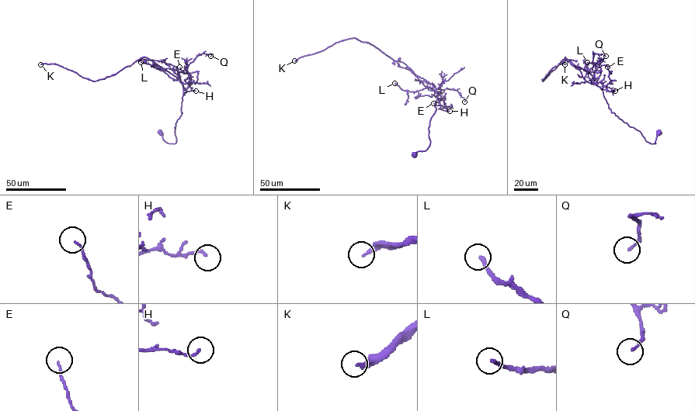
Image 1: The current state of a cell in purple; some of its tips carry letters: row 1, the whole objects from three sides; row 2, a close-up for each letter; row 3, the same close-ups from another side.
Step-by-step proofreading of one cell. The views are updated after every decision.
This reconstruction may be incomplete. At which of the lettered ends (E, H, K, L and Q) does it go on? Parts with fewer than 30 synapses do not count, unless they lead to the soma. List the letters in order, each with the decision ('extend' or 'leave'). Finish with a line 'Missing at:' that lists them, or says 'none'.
E: leave
H: leave
K: extend
L: extend
Q: leave
Missing at: K, L

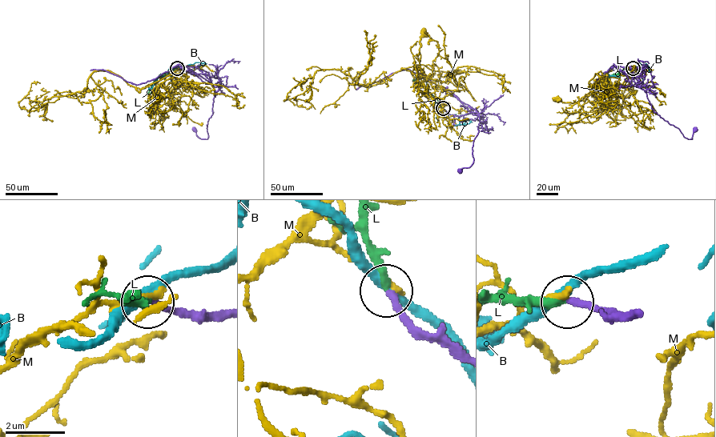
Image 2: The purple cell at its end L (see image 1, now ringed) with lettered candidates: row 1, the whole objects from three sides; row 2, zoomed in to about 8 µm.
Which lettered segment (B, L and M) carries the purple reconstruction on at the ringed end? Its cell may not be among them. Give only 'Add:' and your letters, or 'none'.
Add: L

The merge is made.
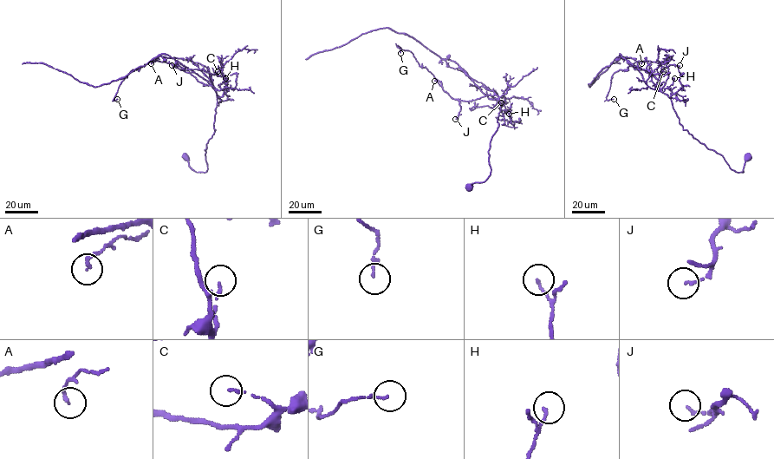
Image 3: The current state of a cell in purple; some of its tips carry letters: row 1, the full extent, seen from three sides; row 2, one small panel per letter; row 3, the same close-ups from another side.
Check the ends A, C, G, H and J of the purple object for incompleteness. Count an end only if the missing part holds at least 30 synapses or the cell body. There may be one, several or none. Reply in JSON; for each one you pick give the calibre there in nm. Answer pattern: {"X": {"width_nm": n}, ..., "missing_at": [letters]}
{"missing_at": []}

